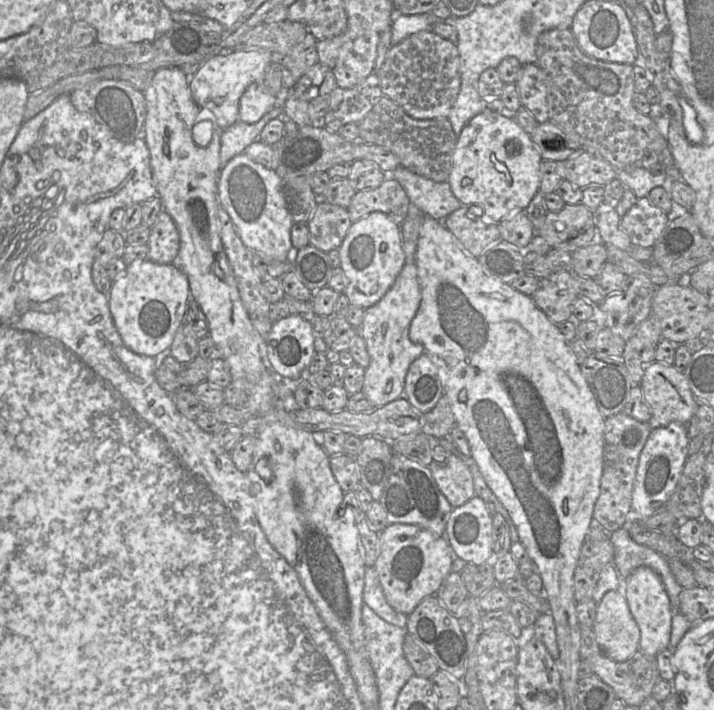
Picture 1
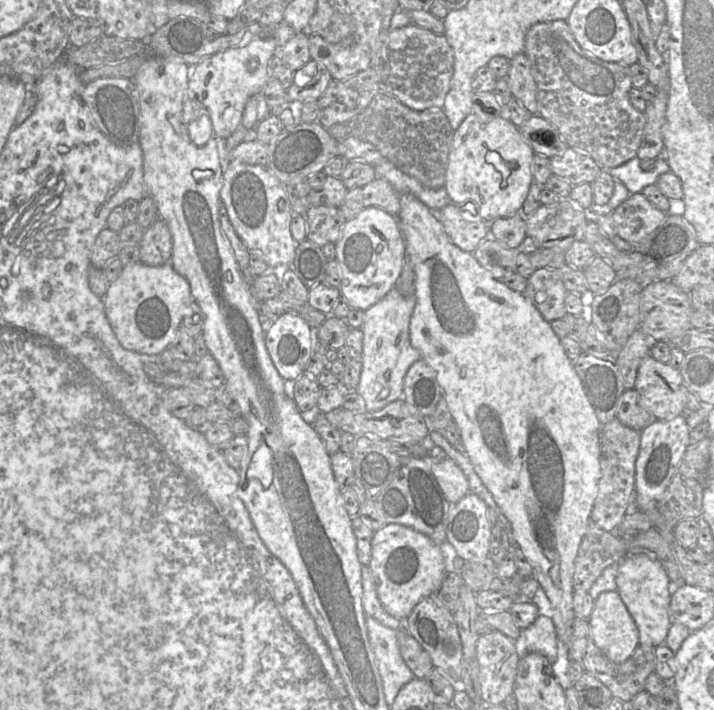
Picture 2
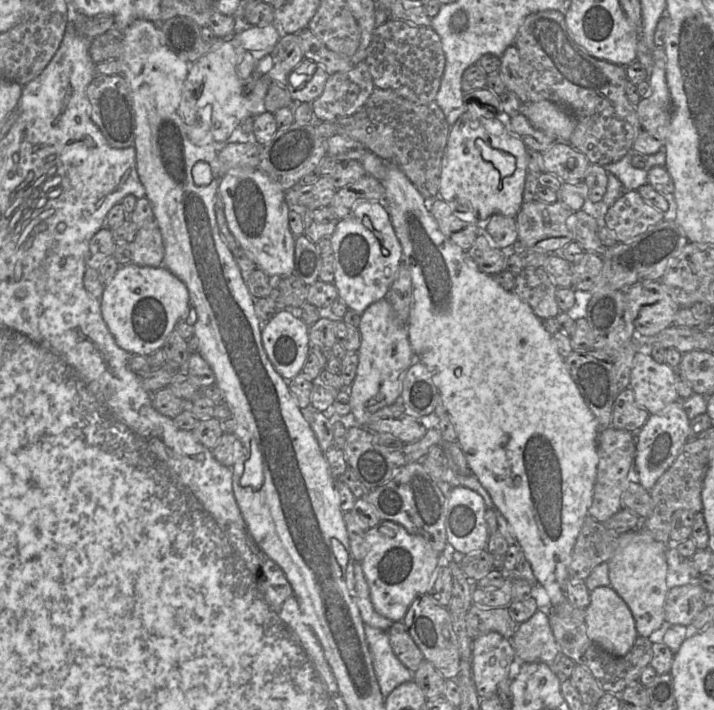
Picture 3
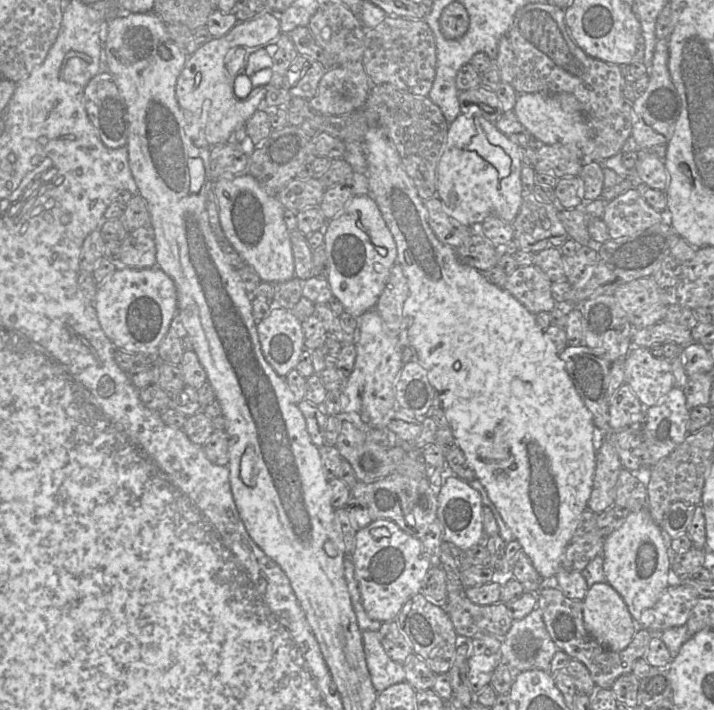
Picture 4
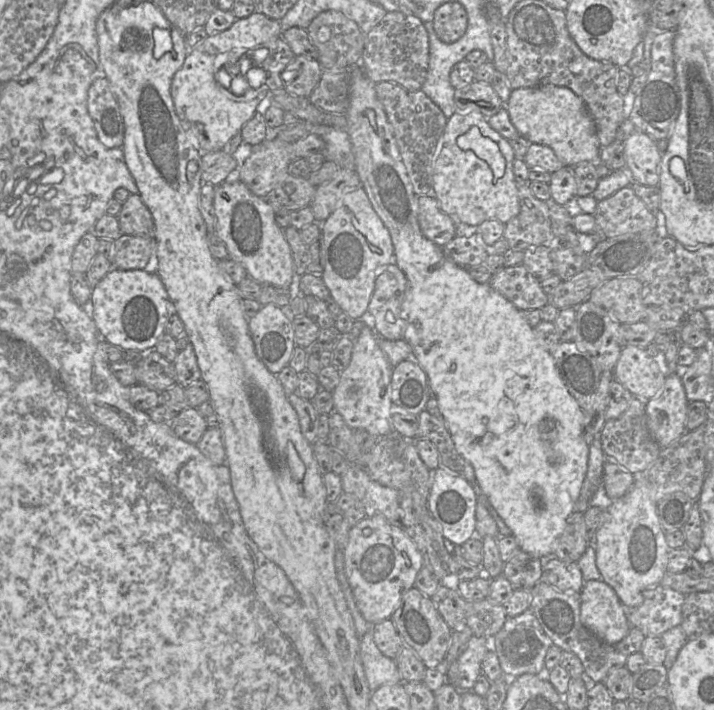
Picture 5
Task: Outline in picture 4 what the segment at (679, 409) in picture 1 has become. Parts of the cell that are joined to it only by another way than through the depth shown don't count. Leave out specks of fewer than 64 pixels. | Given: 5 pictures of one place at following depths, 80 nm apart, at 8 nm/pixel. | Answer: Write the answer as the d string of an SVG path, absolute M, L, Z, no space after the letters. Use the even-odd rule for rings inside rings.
M633 346L624 358L624 382L644 408L657 405L675 386L670 361L657 359L648 348Z

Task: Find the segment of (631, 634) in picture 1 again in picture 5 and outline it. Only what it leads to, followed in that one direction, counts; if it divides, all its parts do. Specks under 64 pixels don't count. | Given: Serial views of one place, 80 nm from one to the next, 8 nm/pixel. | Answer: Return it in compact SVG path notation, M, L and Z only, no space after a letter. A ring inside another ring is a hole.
M602 579L584 582L580 591L583 626L607 644L616 644L629 632L626 608Z

